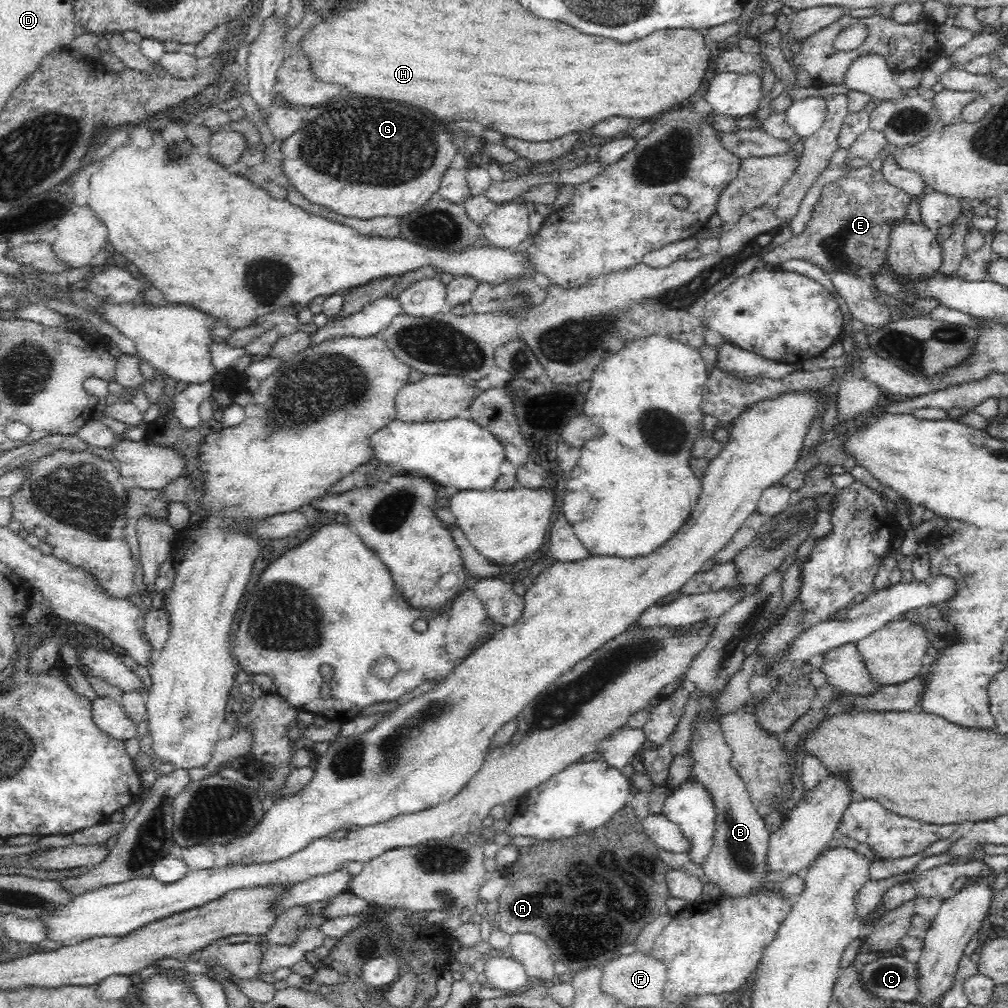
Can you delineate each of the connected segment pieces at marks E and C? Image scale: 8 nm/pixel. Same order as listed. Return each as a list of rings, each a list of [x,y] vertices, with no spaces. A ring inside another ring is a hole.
[[[865,163],[856,164],[846,176],[822,188],[806,228],[800,234],[793,235],[788,242],[773,248],[755,268],[772,268],[787,260],[798,259],[806,263],[814,263],[826,273],[842,272],[842,274],[861,276],[867,280],[872,279],[876,272],[882,272],[882,268],[886,268],[892,232],[897,225],[908,221],[906,216],[911,201],[912,198],[908,194],[890,185],[880,171],[873,171],[871,166]]]
[[[898,955],[881,957],[863,965],[859,983],[873,998],[911,1002],[917,993],[915,964]]]

